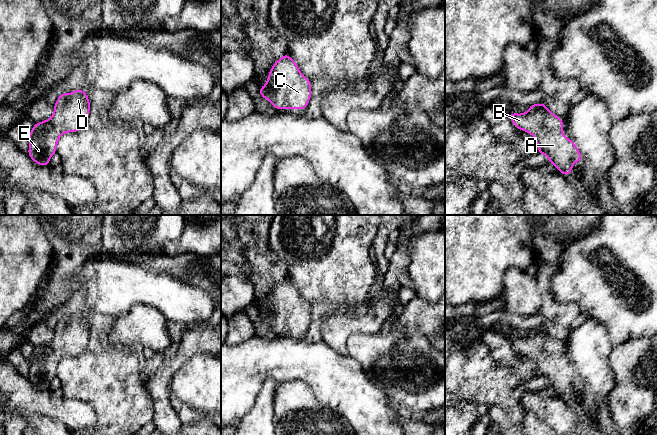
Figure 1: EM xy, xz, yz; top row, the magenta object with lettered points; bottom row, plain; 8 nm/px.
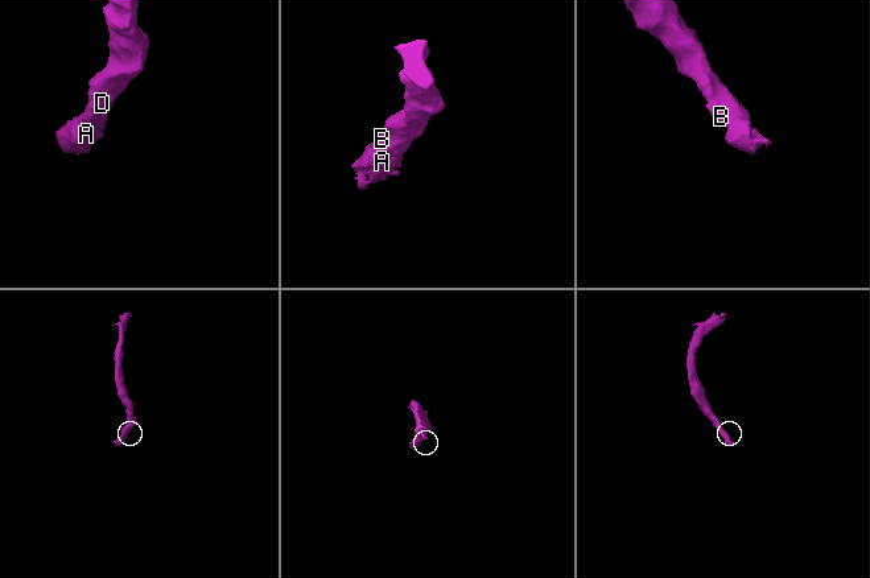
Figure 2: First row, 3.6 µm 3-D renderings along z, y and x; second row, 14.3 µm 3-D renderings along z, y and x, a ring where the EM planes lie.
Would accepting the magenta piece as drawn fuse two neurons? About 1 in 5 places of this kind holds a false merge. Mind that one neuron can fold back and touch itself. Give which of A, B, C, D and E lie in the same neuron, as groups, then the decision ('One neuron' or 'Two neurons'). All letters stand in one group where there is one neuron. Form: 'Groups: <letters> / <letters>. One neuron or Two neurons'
Groups: A B C D E. One neuron

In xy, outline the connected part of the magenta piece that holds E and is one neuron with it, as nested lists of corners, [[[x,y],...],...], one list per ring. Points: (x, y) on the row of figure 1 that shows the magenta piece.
[[[76,89],[70,95],[66,92],[59,95],[54,105],[52,117],[43,122],[35,123],[28,135],[30,144],[27,153],[31,159],[41,166],[49,166],[51,156],[56,153],[59,137],[64,133],[76,132],[86,127],[89,112],[90,101],[82,89]]]

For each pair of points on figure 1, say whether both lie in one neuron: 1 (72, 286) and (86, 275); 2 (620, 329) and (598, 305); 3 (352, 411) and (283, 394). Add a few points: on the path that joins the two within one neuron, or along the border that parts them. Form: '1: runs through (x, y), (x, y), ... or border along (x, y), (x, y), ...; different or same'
1: border along (71, 276), (79, 288); different
2: runs through (616, 323), (604, 311); same
3: border along (307, 383), (316, 398), (323, 405), (341, 414); different

